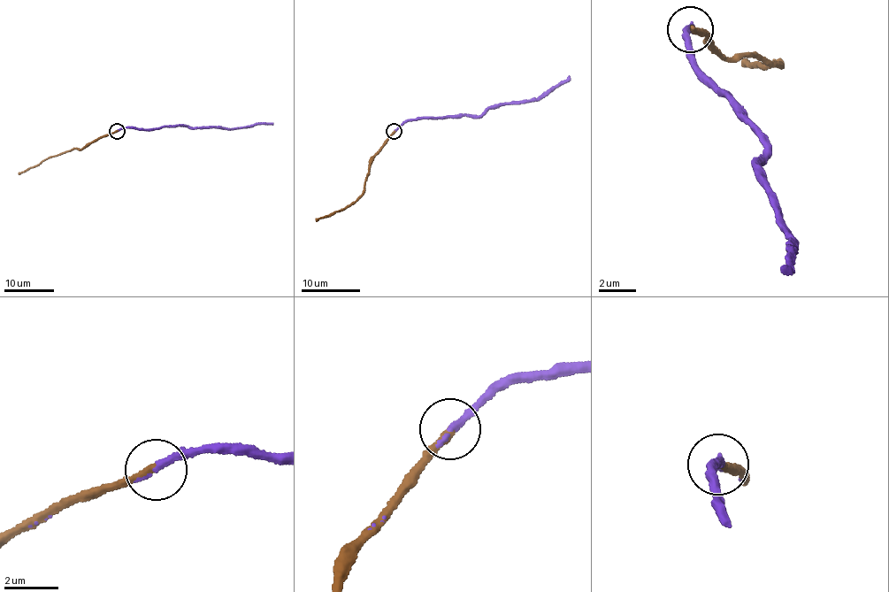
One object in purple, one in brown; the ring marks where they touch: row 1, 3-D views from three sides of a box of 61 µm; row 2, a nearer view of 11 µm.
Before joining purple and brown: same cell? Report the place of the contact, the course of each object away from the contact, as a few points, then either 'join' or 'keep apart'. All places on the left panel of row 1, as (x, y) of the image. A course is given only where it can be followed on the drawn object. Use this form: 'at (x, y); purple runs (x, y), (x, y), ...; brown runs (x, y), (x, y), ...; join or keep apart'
at (117, 131); purple runs (117, 132), (182, 125), (228, 129), (272, 123); brown runs (117, 130), (79, 149), (77, 148), (44, 158), (18, 173); join

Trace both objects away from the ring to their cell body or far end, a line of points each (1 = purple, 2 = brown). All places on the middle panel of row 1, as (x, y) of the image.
1: (394, 131), (405, 122), (421, 119), (482, 115), (490, 108), (543, 97), (563, 85), (569, 76)
2: (394, 130), (374, 154), (361, 196), (341, 209), (318, 218), (316, 222)

